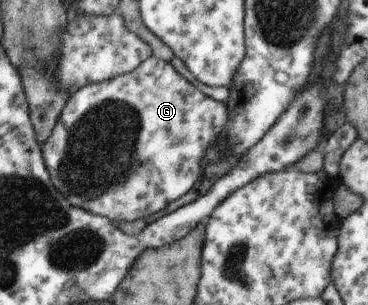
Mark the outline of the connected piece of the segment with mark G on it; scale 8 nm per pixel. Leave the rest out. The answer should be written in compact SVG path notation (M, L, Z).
M151 56L130 73L125 73L106 81L85 85L77 92L71 93L60 112L57 124L53 127L48 139L40 147L42 148L41 152L51 184L74 207L105 216L111 222L133 222L150 214L158 213L169 203L177 200L180 196L189 192L190 188L193 188L196 180L203 176L203 167L200 166L200 160L204 159L204 156L208 154L208 148L213 143L216 143L218 136L224 131L224 126L228 121L227 113L228 110L223 103L217 102L214 98L201 92L193 83L181 76L171 62Z

